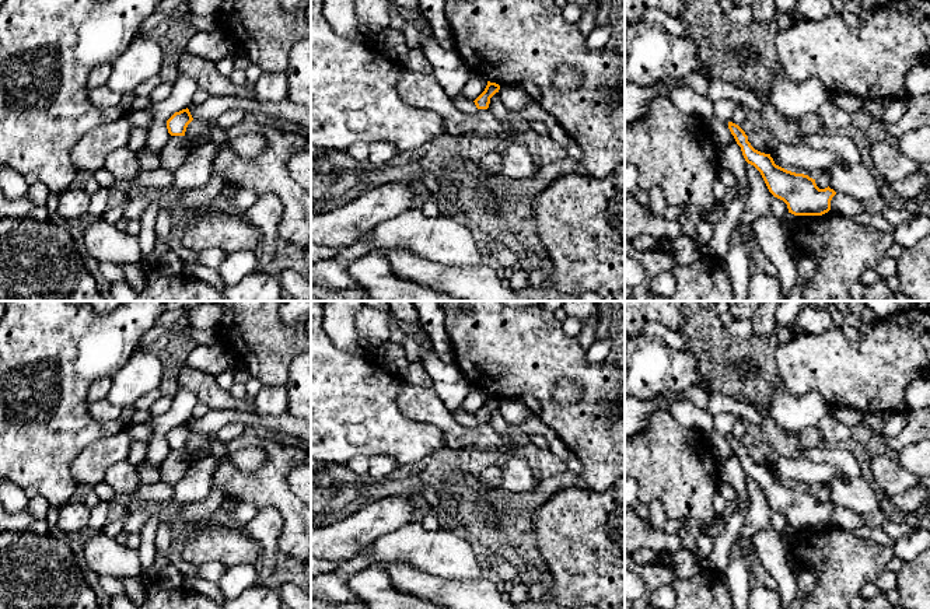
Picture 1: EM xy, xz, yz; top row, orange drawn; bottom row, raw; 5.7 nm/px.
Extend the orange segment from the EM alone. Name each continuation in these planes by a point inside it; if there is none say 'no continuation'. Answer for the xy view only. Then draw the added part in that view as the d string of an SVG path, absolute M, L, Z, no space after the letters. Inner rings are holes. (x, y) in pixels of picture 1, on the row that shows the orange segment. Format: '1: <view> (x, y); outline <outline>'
no continuation

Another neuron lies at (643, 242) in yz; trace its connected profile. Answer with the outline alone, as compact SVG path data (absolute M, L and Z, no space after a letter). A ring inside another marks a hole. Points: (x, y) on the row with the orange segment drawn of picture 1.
M639 235L633 238L632 245L636 251L646 252L660 248L662 239L650 235Z

